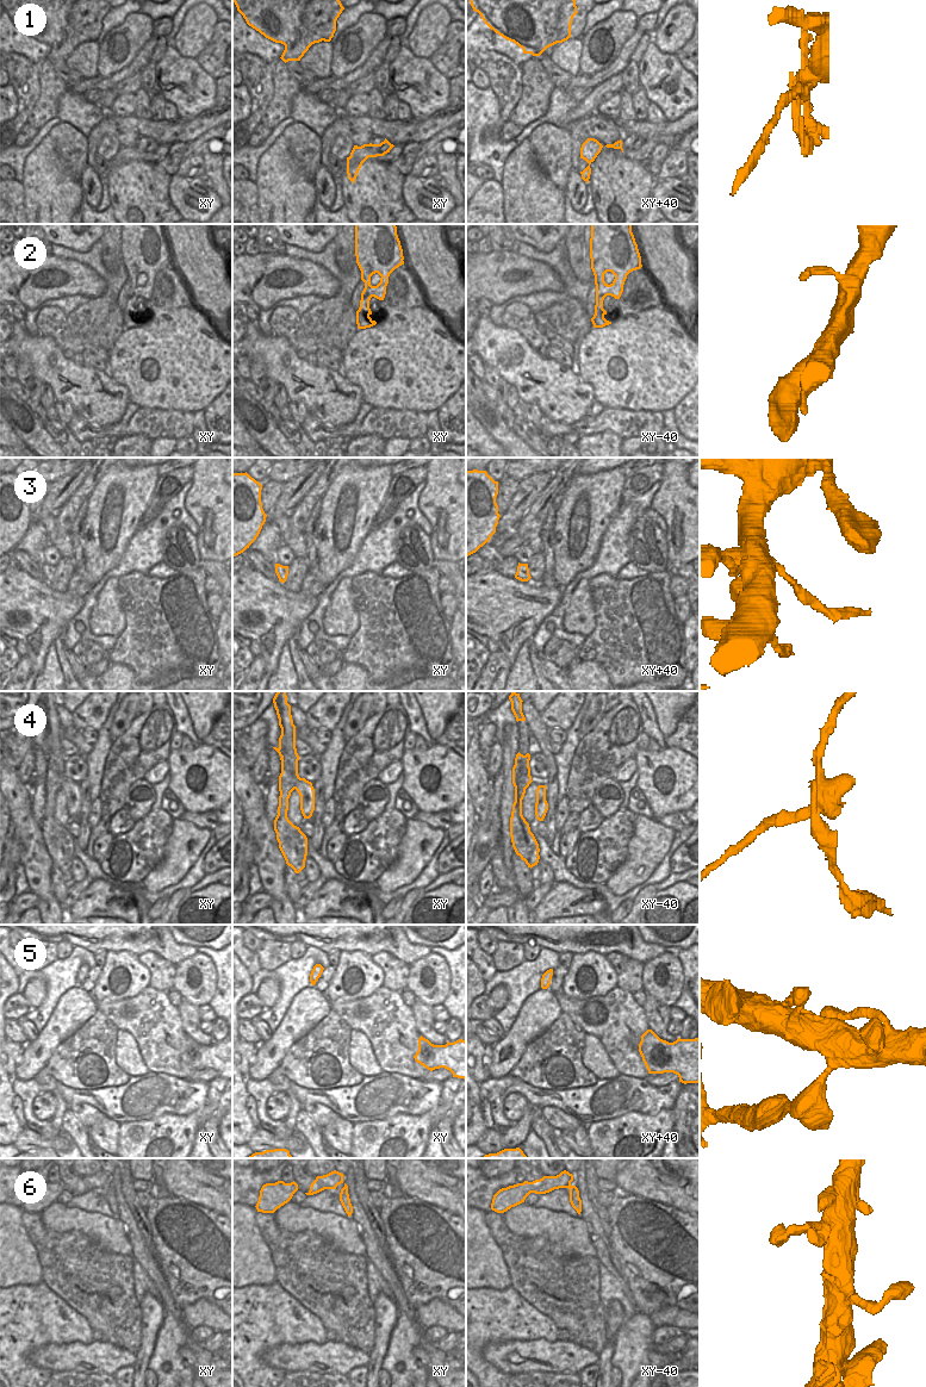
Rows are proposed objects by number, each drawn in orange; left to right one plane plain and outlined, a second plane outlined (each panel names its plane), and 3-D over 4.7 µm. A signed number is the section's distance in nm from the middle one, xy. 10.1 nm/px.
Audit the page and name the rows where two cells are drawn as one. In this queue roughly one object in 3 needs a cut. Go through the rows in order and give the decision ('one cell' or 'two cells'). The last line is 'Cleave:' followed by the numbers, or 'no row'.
1: two cells
2: one cell
3: two cells
4: two cells
5: one cell
6: one cell
Cleave: 1, 3, 4

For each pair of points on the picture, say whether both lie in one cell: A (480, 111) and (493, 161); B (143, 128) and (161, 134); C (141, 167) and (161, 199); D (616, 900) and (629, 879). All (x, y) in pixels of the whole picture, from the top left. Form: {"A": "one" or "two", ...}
{"A": "one", "B": "one", "C": "one", "D": "two"}

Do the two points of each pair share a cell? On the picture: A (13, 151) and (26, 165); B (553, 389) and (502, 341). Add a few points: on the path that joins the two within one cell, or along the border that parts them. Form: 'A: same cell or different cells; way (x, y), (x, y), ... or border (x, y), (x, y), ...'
A: same cell; way (17, 155), (23, 161)
B: same cell; way (541, 373), (526, 358), (526, 350), (517, 342)

